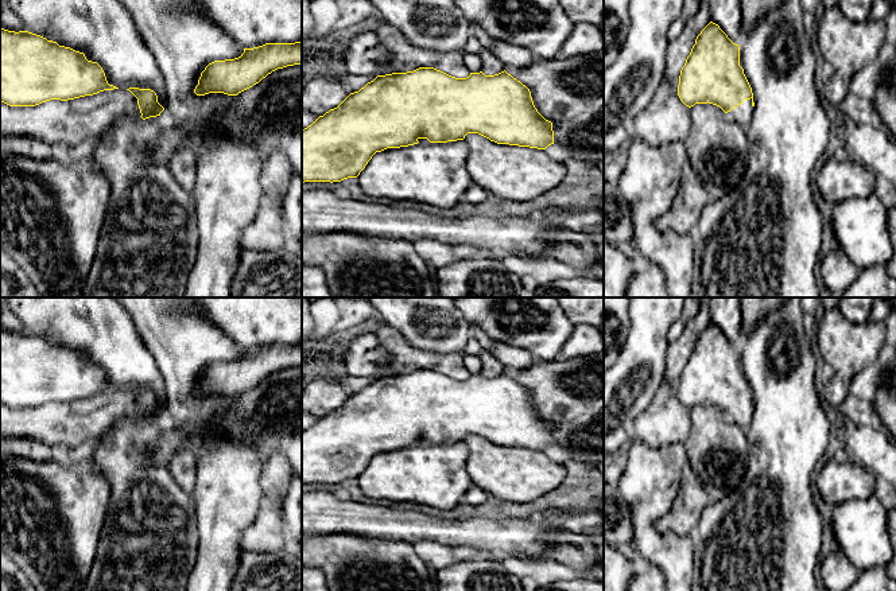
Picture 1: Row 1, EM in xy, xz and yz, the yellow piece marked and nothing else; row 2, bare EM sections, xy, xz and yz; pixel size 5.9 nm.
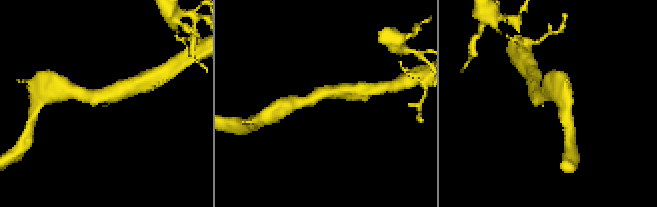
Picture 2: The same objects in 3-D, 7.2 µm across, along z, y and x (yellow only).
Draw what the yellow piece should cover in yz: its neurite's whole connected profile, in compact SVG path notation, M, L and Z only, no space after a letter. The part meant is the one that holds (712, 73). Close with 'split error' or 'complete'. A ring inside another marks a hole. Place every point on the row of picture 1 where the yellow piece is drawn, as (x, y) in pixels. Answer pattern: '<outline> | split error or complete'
M710 22L697 36L680 70L678 96L689 108L709 102L719 106L742 129L749 125L755 102L752 88L740 66L740 46L733 43L718 24Z | split error

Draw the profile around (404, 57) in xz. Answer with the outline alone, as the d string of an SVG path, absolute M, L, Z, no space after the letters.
M376 19L375 32L389 53L387 67L380 75L434 67L455 78L466 78L470 71L463 65L463 51L426 50L410 43L400 30Z

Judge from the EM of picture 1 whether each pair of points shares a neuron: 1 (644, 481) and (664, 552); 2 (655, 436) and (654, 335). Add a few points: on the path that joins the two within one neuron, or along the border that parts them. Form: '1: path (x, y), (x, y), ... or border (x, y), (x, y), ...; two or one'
1: path (644, 498), (644, 531), (647, 535); one
2: border (666, 364), (663, 380), (652, 401), (635, 418); two

